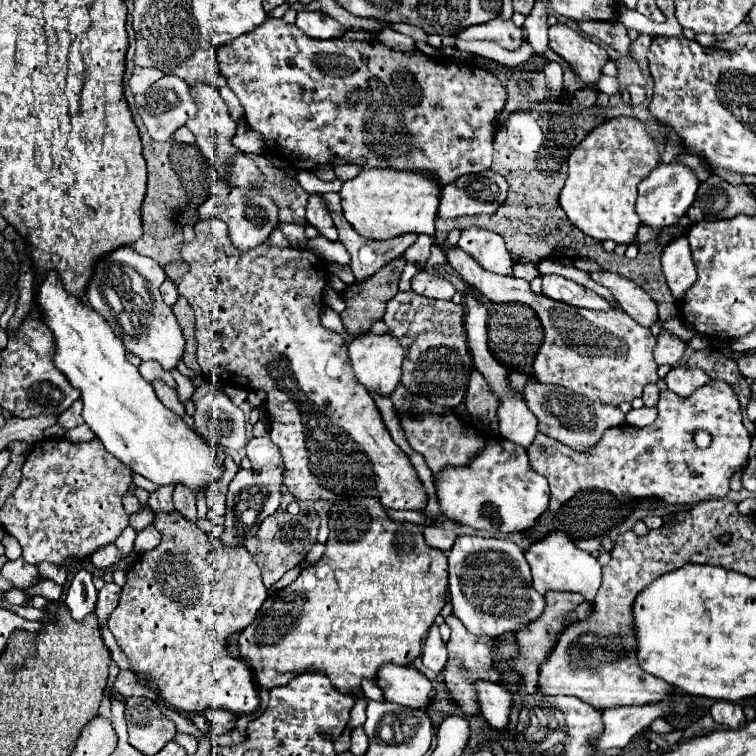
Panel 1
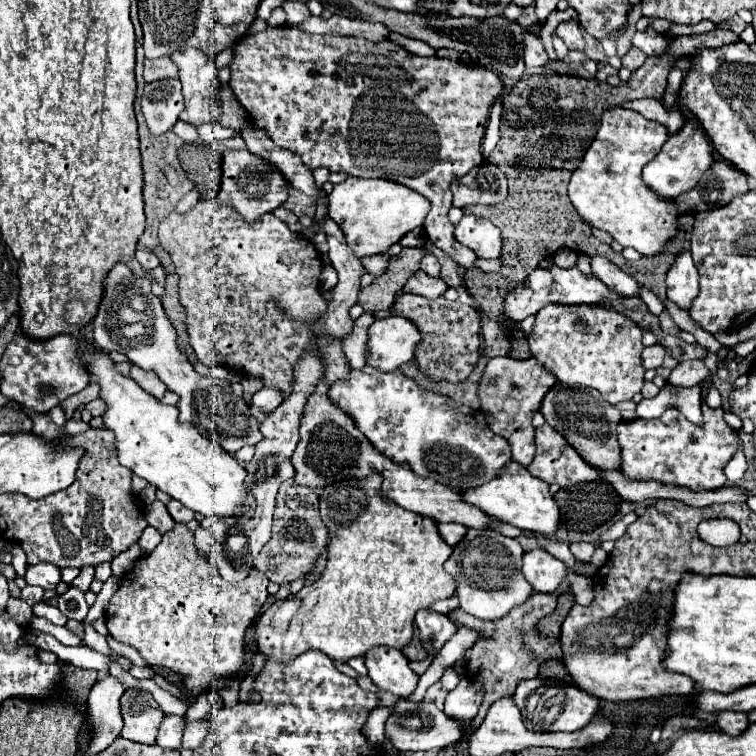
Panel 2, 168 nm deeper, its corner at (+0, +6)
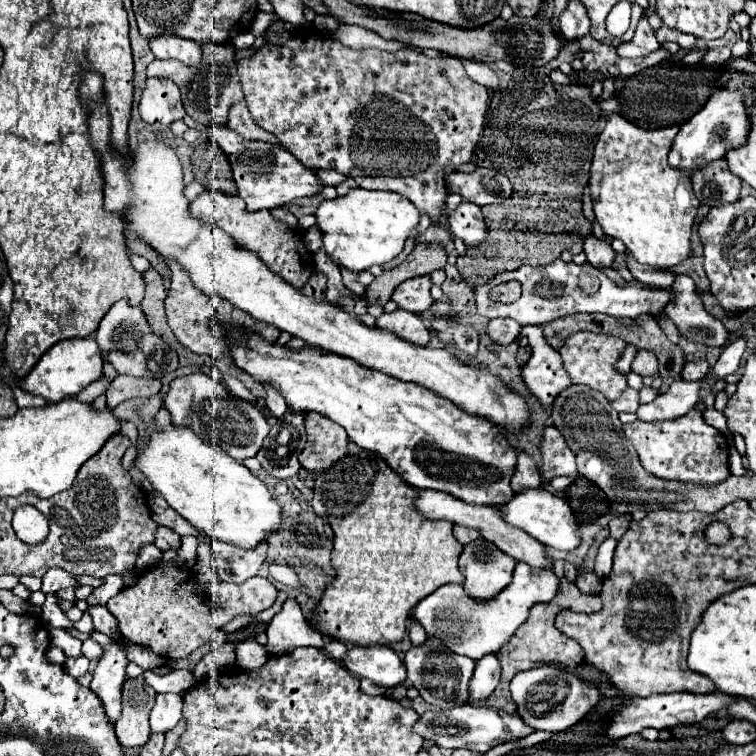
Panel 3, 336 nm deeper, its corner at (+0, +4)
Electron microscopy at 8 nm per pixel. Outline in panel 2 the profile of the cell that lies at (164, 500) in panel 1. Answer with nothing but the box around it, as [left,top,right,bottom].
[144,500,174,534]

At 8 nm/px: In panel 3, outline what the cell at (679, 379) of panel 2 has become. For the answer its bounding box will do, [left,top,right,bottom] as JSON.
[682,360,708,380]

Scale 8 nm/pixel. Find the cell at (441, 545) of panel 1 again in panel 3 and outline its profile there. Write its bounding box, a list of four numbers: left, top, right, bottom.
[454,526,480,544]

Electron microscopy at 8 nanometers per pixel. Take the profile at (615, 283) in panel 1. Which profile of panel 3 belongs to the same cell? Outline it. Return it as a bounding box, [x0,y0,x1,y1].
[584,236,616,270]

